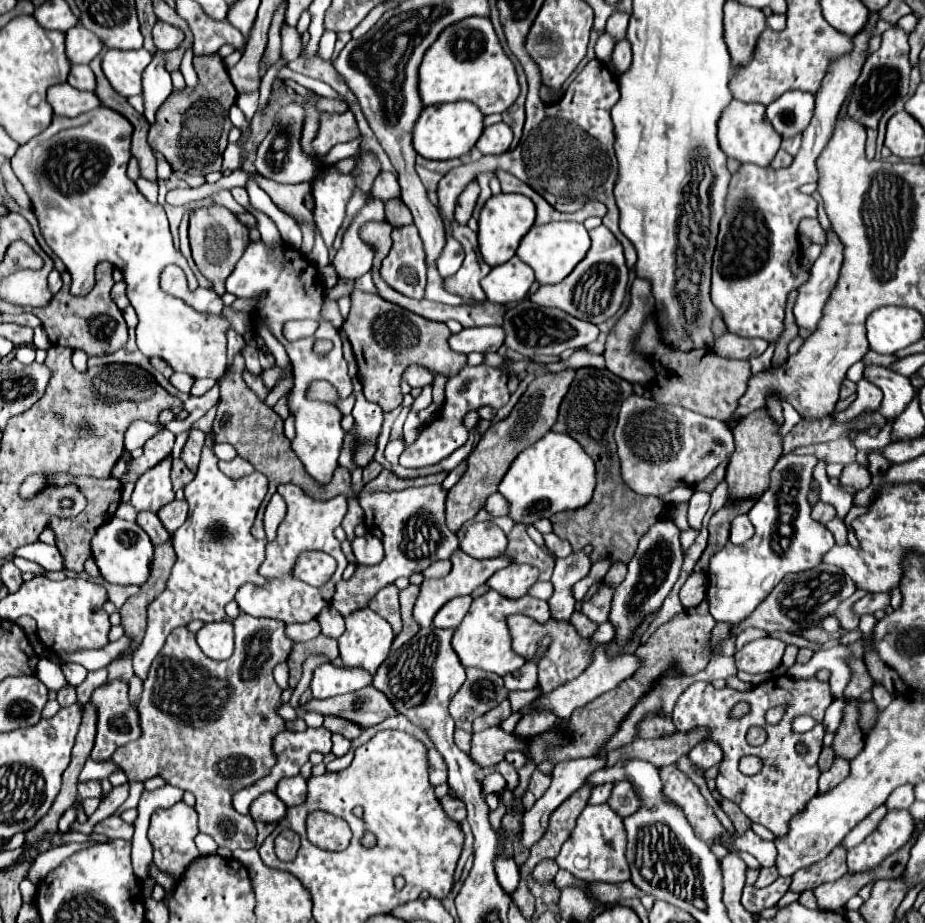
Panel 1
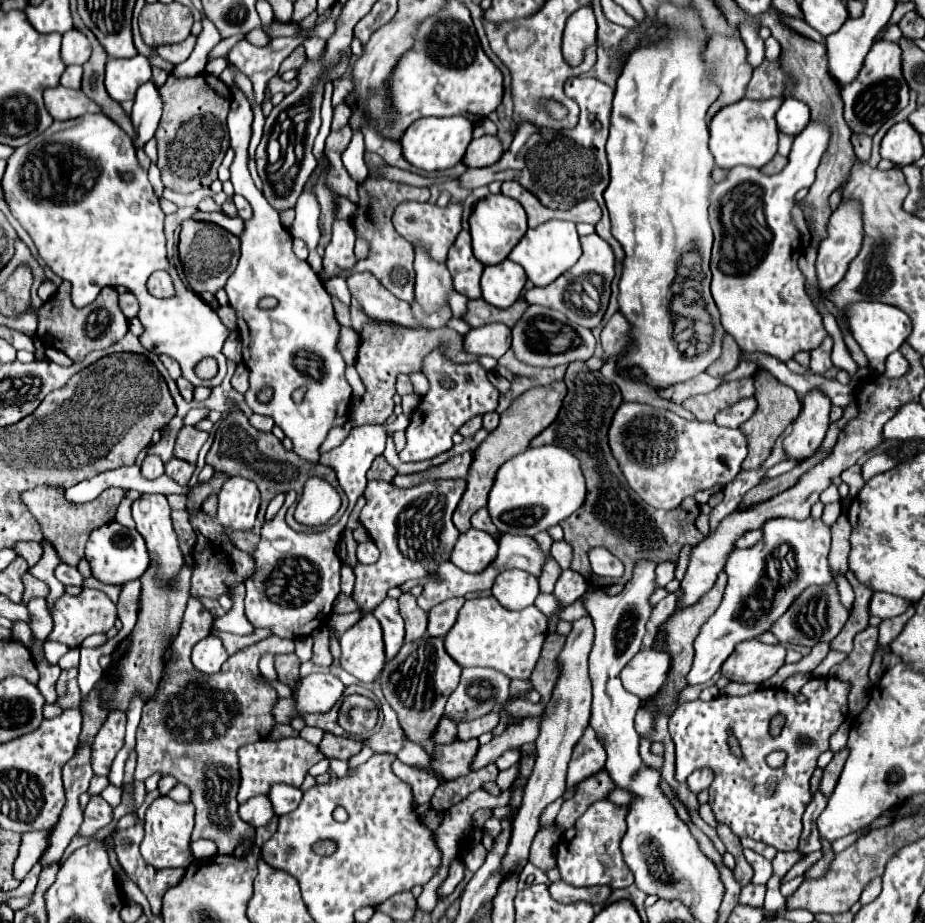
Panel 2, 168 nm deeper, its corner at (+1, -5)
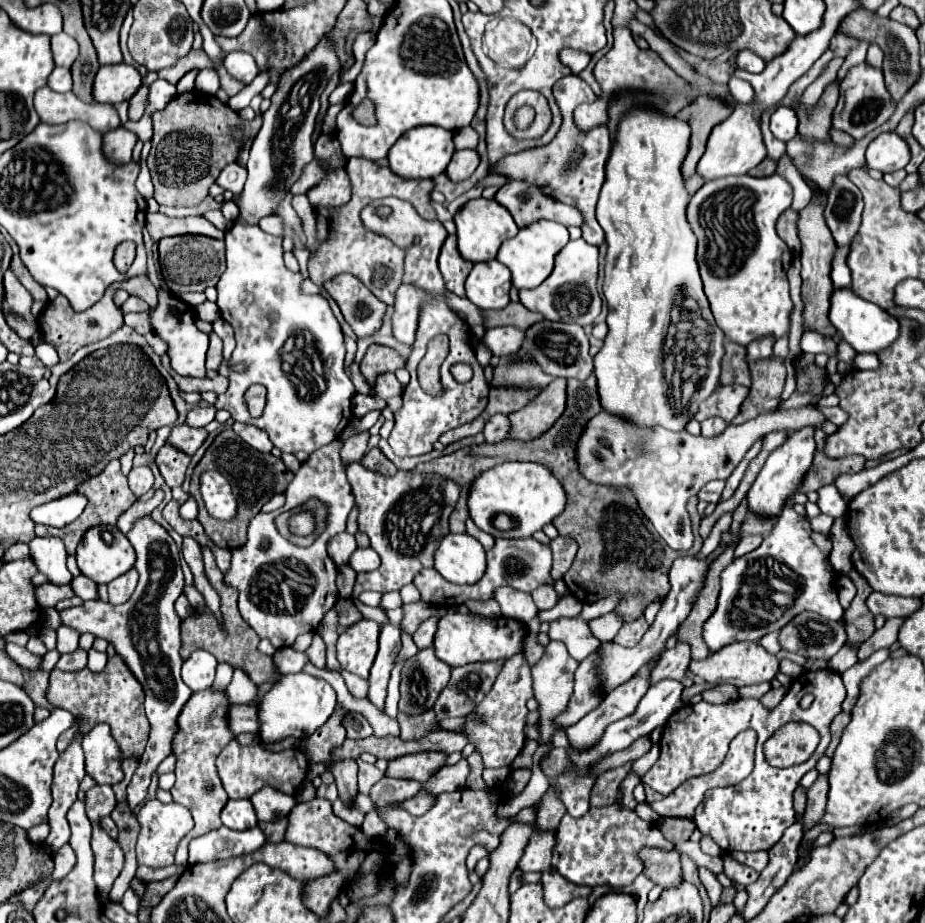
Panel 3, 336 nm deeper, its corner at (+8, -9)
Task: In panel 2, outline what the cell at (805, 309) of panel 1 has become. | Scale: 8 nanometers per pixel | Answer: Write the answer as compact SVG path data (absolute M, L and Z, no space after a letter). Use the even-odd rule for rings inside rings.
M842 201L838 209L832 213L828 221L828 235L818 247L818 257L816 257L816 275L818 275L818 287L820 291L826 291L834 287L844 273L848 271L850 261L854 255L858 255L862 245L862 217L860 217L860 207L856 201Z

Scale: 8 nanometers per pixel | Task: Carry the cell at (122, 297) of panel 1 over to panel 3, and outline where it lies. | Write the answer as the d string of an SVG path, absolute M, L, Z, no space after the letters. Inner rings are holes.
M129 297L121 309L123 309L123 313L137 313L137 311L147 311L149 305L139 297Z

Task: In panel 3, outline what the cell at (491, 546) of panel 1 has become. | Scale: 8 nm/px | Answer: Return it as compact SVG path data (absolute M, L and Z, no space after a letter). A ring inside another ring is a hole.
M467 533L445 535L433 559L433 569L457 585L473 585L485 573L485 549Z

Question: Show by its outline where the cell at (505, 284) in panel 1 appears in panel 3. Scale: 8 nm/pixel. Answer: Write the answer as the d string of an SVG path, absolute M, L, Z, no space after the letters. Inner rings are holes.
M497 259L475 263L467 281L467 299L481 309L503 309L509 303L511 271Z

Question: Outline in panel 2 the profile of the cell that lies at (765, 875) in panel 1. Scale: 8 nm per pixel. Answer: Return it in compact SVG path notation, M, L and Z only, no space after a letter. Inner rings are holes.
M748 883L746 887L742 887L740 903L752 905L752 907L762 907L762 905L764 905L764 895L766 895L766 885Z

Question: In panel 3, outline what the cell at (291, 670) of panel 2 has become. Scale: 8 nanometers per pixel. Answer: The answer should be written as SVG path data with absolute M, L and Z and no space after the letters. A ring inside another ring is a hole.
M223 587L217 591L221 597L221 615L223 615L223 627L217 621L217 617L211 613L211 609L203 609L203 611L195 611L193 615L189 615L187 619L181 621L181 657L187 659L193 651L197 649L205 649L211 655L217 657L219 663L229 663L233 669L243 669L249 679L259 685L263 681L267 681L273 673L273 659L263 655L257 645L259 645L259 637L255 631L251 631L251 627L247 627L247 623L243 623L239 609L237 609L237 591L233 587Z

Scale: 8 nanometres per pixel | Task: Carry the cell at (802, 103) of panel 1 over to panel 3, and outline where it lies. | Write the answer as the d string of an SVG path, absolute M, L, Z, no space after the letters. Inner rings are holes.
M777 107L771 115L771 131L779 141L791 141L797 135L797 113L791 107Z

